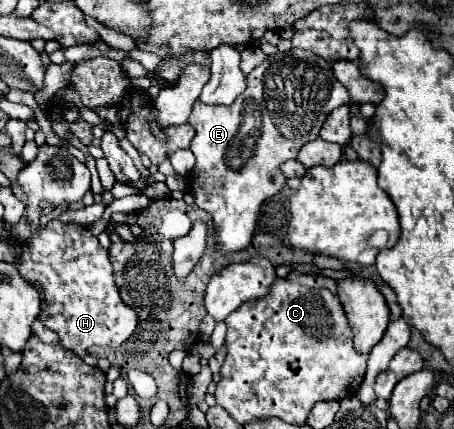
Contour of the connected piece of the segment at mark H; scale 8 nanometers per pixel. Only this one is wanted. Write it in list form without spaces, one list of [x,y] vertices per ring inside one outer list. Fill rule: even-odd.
[[[60,220],[48,222],[44,232],[26,242],[18,270],[24,280],[28,280],[30,284],[40,282],[40,286],[44,288],[50,308],[40,312],[40,320],[46,328],[54,330],[60,336],[62,346],[72,350],[74,354],[84,356],[86,350],[94,344],[116,348],[134,334],[138,316],[134,310],[122,304],[112,278],[110,256],[86,226],[62,224]]]

